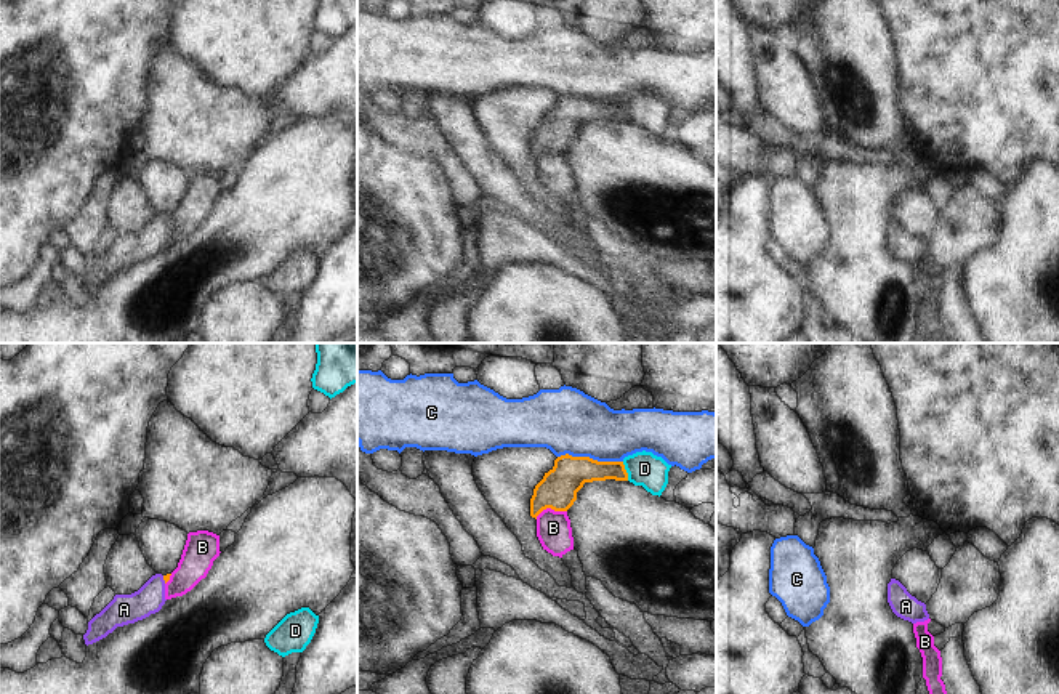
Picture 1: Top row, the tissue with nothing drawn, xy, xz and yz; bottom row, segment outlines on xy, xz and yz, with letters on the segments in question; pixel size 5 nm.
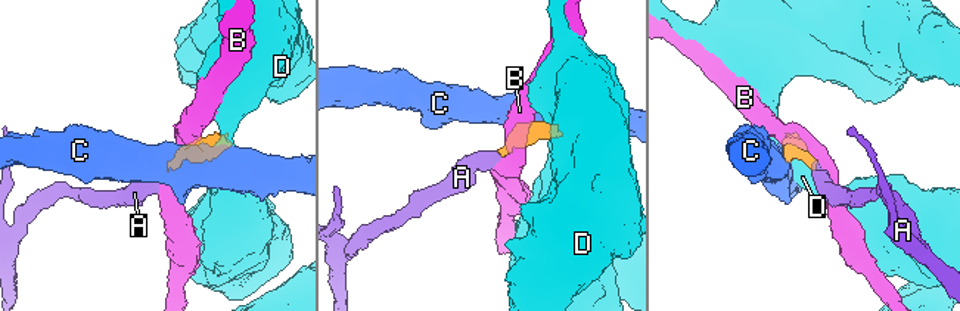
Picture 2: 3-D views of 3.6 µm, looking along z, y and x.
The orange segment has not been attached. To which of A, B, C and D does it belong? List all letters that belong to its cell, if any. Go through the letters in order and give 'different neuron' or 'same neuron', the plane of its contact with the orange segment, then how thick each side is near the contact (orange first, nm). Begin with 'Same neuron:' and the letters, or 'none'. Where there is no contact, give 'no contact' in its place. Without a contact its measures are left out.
Same neuron: A
A: same neuron; contact in xy; calibres 30 and 150 nm
B: different neuron; contact in xz; calibres 190 and 180 nm
C: different neuron; contact in xz; calibres 190 and 320 nm
D: different neuron; contact in xz; calibres 150 and 170 nm

